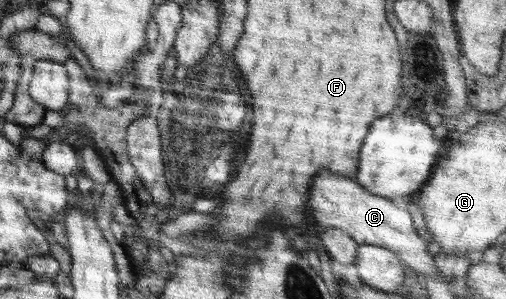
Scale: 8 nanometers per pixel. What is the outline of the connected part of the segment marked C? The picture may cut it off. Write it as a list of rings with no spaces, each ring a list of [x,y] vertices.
[[[322,170],[312,180],[307,201],[307,208],[312,218],[325,229],[342,229],[359,245],[374,244],[387,248],[405,262],[405,266],[408,266],[414,279],[418,281],[438,275],[435,256],[428,251],[428,243],[414,228],[410,212],[404,208],[398,208],[392,199],[370,194],[351,178]]]

